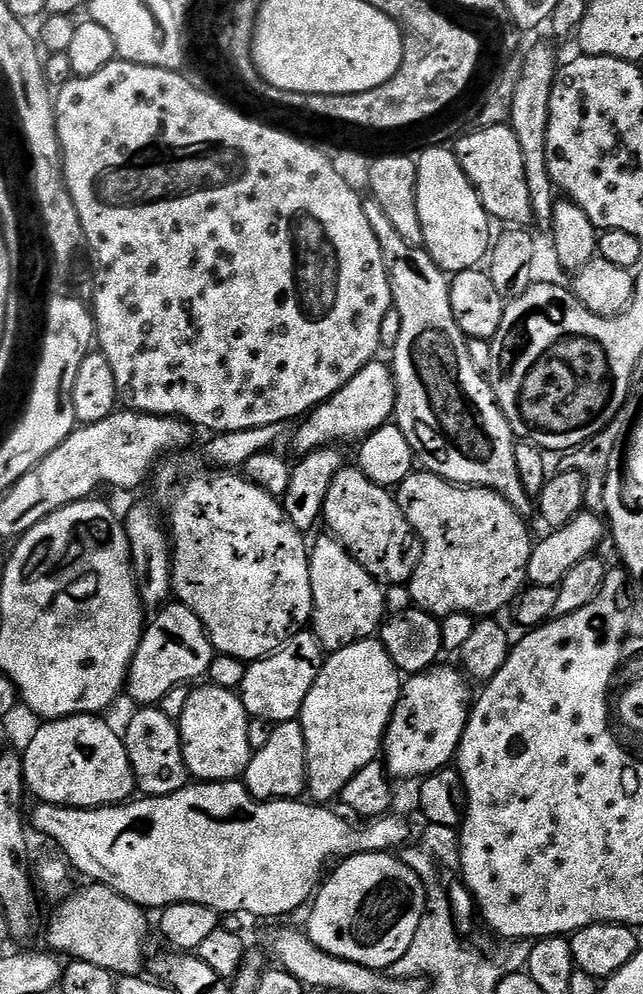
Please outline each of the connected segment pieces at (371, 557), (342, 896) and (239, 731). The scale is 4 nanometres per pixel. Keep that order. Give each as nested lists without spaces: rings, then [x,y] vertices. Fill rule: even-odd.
[[[345,466],[338,474],[334,474],[334,482],[330,482],[330,490],[326,494],[324,503],[323,523],[329,524],[337,540],[351,552],[353,558],[376,577],[381,585],[407,584],[411,580],[414,570],[420,561],[422,545],[419,536],[412,529],[412,523],[400,508],[399,499],[389,489],[380,484],[375,484],[359,467]]]
[[[391,851],[357,852],[337,863],[321,883],[310,904],[312,913],[308,916],[306,931],[319,948],[326,950],[326,954],[358,962],[367,968],[391,970],[394,962],[398,962],[398,958],[410,950],[410,942],[414,942],[418,922],[422,922],[424,913],[424,883],[407,859],[399,860],[392,855],[396,854]]]
[[[208,684],[205,688],[192,688],[190,698],[186,702],[186,710],[178,718],[180,741],[184,747],[184,761],[188,767],[189,777],[200,782],[219,782],[221,780],[240,780],[252,761],[253,748],[250,746],[248,733],[249,715],[244,709],[244,702],[235,691],[219,688],[216,684]]]

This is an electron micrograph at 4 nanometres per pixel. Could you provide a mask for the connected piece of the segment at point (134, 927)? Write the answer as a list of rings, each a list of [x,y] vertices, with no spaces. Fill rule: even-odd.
[[[92,882],[89,885],[62,901],[60,909],[53,914],[52,933],[48,936],[51,947],[57,953],[69,952],[69,957],[94,962],[121,977],[139,973],[144,964],[144,947],[148,944],[145,909],[130,903],[109,884]]]

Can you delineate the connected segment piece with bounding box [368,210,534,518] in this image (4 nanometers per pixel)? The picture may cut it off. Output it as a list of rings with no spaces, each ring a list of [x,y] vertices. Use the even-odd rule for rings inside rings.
[[[369,211],[368,217],[380,243],[382,258],[388,271],[394,310],[400,315],[402,322],[402,330],[391,353],[392,360],[390,359],[392,374],[396,377],[394,423],[402,430],[402,434],[406,434],[406,442],[410,442],[413,453],[418,457],[419,463],[420,460],[424,463],[421,465],[427,471],[449,480],[452,484],[493,488],[505,496],[520,511],[521,516],[531,517],[534,500],[523,488],[515,461],[517,437],[498,406],[491,379],[480,372],[470,358],[469,337],[458,326],[454,310],[450,306],[449,277],[432,261],[425,247],[406,242],[406,238],[402,238],[402,234],[394,230],[394,222],[390,222],[384,211]]]

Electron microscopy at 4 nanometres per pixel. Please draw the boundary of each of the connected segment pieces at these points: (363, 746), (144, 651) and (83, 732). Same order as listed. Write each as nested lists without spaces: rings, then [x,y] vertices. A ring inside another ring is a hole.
[[[379,639],[359,640],[350,646],[340,648],[325,659],[320,668],[318,678],[306,694],[306,702],[298,717],[304,737],[306,738],[306,754],[308,755],[308,787],[307,795],[316,802],[332,802],[340,792],[370,762],[374,762],[384,746],[384,735],[388,729],[390,718],[398,706],[402,673],[394,666],[390,654],[384,649]]]
[[[168,602],[159,609],[156,621],[149,623],[144,629],[143,636],[140,637],[140,645],[132,659],[132,665],[128,667],[128,679],[126,681],[127,695],[132,695],[140,706],[159,705],[160,699],[166,695],[170,689],[179,684],[196,682],[199,676],[204,676],[208,672],[208,667],[212,664],[214,649],[208,631],[204,629],[204,624],[200,621],[186,605],[179,602]]]
[[[81,714],[78,716],[63,716],[60,720],[50,720],[41,723],[41,728],[32,736],[28,744],[28,753],[23,753],[24,779],[27,787],[36,798],[46,797],[49,804],[68,804],[74,808],[103,808],[110,804],[122,804],[133,799],[137,791],[136,775],[130,766],[128,751],[124,745],[124,737],[115,732],[110,725],[96,714]],[[73,768],[76,771],[77,792],[72,800],[64,791],[68,788],[68,780],[64,775]]]

